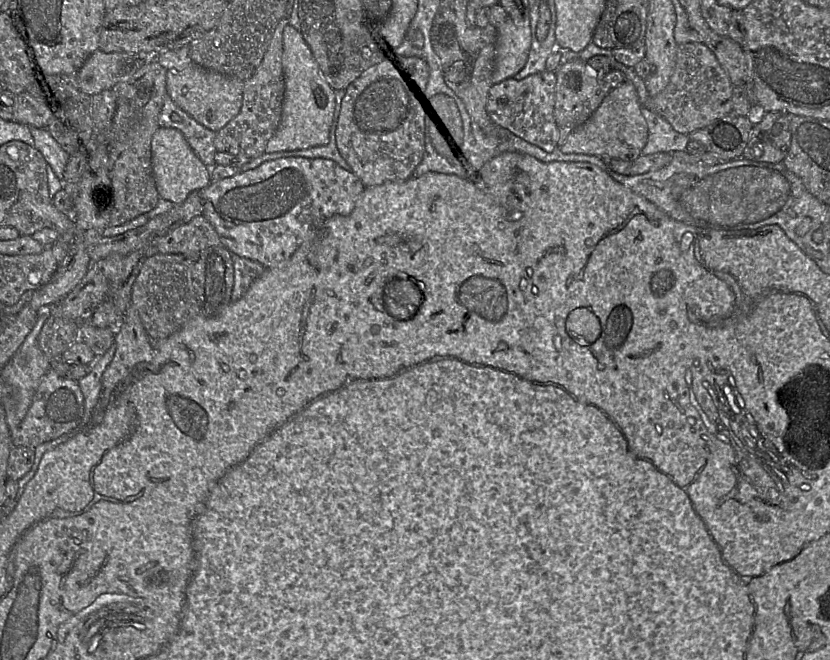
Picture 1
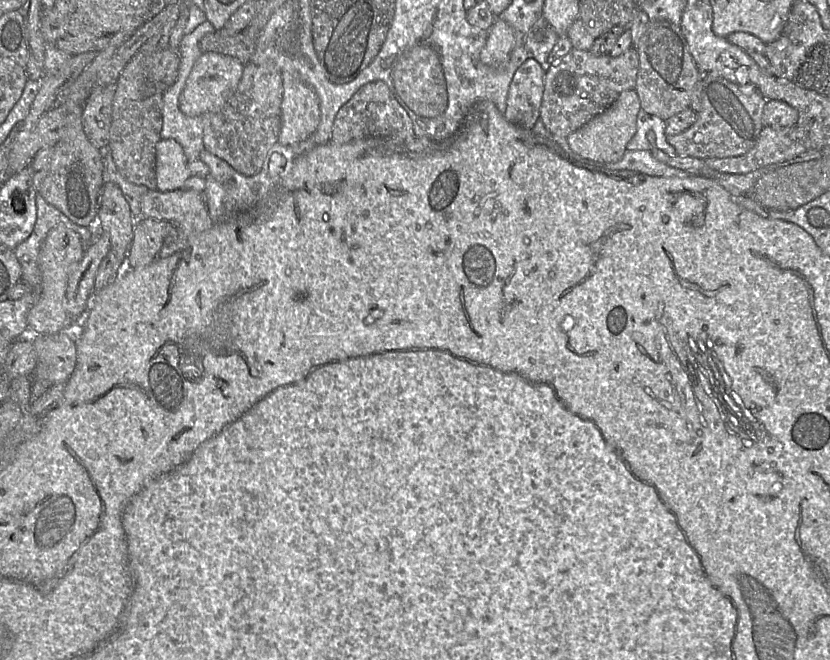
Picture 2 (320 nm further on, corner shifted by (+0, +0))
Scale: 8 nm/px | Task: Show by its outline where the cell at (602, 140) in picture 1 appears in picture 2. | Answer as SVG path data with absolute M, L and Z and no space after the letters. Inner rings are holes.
M635 89L623 91L609 108L567 137L570 149L578 156L596 162L619 161L636 133L637 116L641 109L637 91Z

